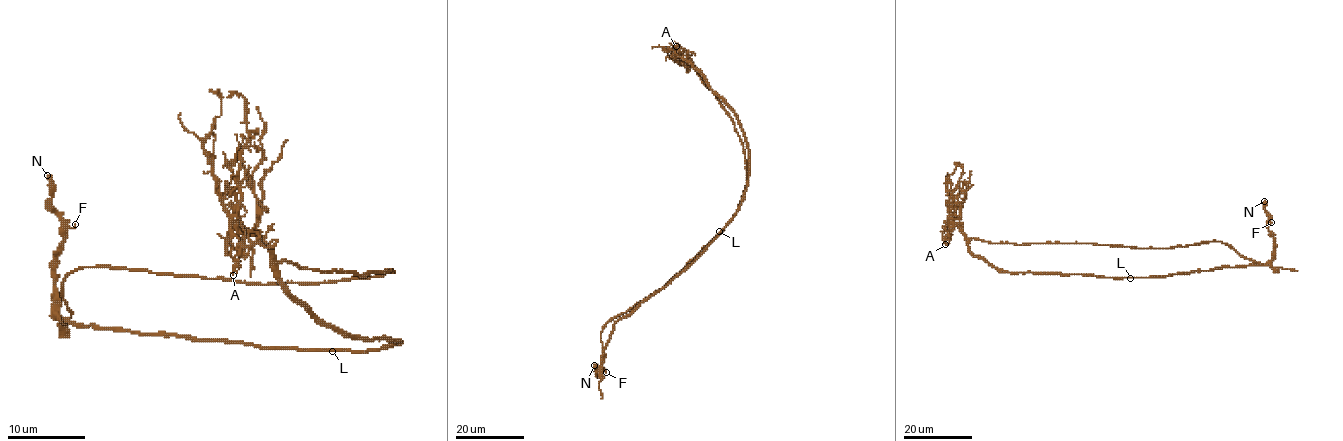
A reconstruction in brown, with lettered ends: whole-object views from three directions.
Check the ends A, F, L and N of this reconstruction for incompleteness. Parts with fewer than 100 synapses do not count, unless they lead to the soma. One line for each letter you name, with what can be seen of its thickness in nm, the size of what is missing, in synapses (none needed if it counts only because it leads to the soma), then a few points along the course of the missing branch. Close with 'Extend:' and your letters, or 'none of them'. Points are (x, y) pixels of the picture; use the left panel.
Extend: none of them

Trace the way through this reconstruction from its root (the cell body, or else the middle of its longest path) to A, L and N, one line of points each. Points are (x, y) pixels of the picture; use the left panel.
A: (348, 280), (393, 271), (358, 275), (303, 269), (278, 261), (256, 236), (241, 232), (233, 275)
L: (348, 280), (393, 271), (358, 275), (278, 263), (282, 288), (326, 323), (363, 339), (401, 343), (332, 351)
N: (348, 280), (248, 284), (81, 267), (63, 280), (71, 312), (63, 320), (55, 253), (65, 222), (47, 175)

